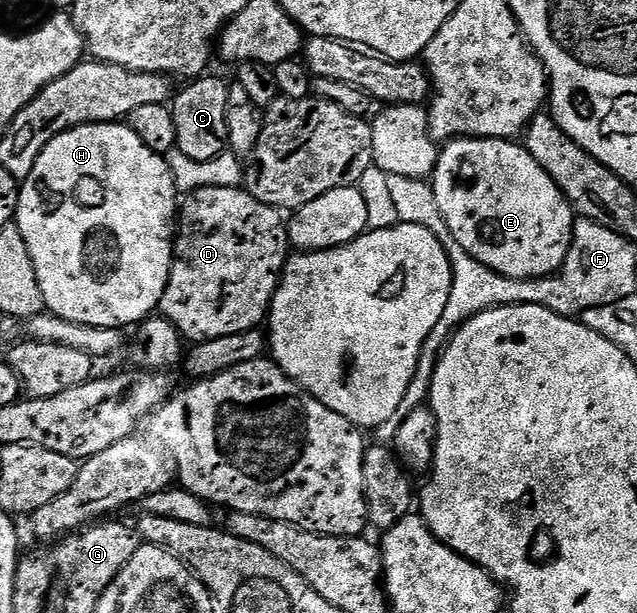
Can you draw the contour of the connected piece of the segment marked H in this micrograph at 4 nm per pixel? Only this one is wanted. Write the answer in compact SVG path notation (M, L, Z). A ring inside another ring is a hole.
M125 123L113 124L82 124L79 128L68 130L48 146L36 158L36 166L32 166L32 174L21 181L18 193L18 211L16 213L16 227L28 246L28 254L34 263L36 278L40 282L40 290L44 294L45 311L53 312L55 316L64 318L68 322L83 324L89 328L104 328L107 330L122 330L125 324L141 325L151 315L150 312L162 303L162 295L168 286L170 267L174 261L174 242L176 239L176 217L180 211L180 193L174 185L172 170L166 164L163 153L148 150L140 138Z

